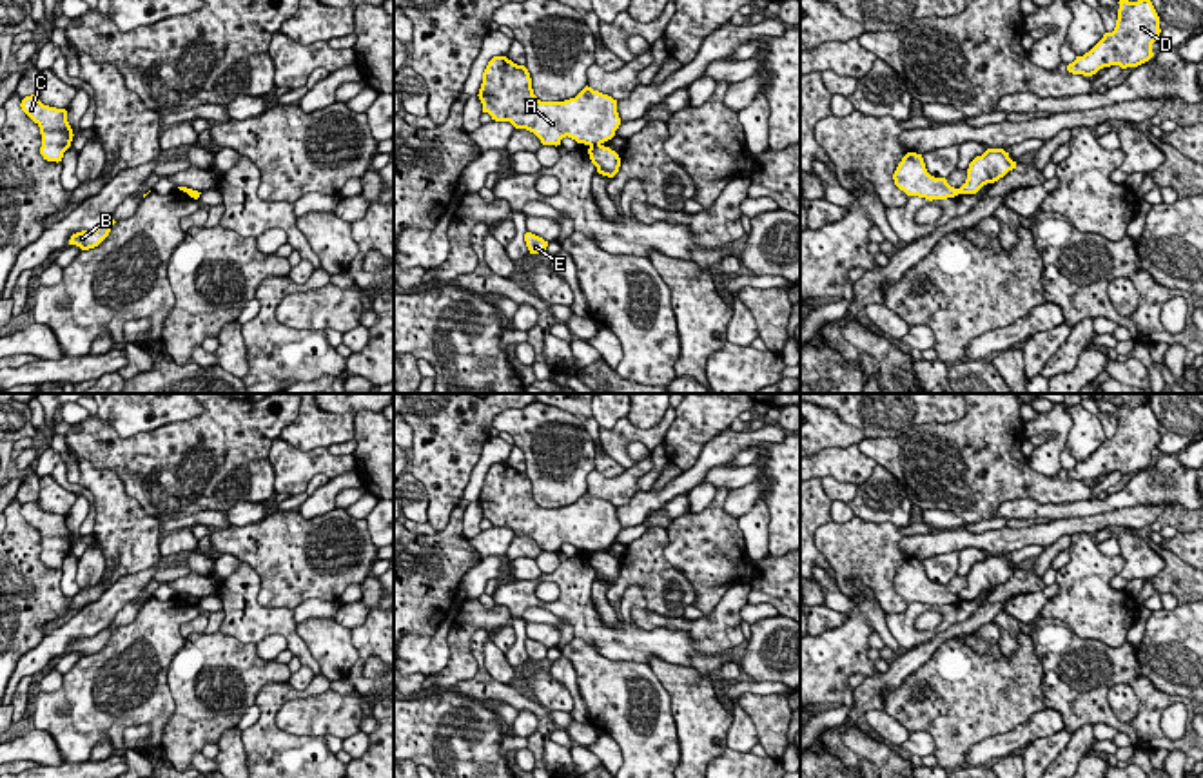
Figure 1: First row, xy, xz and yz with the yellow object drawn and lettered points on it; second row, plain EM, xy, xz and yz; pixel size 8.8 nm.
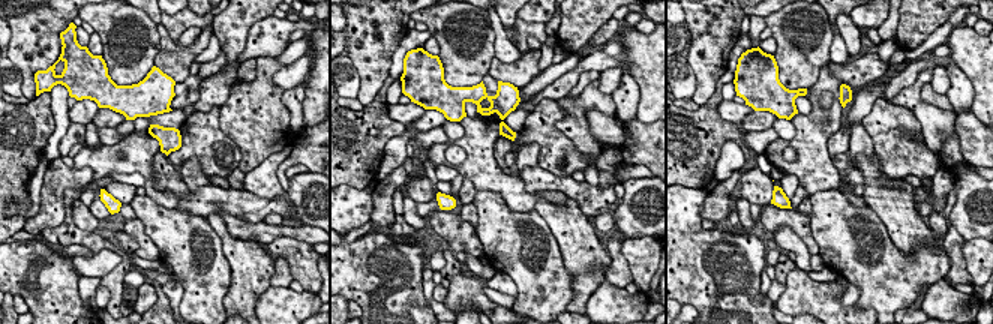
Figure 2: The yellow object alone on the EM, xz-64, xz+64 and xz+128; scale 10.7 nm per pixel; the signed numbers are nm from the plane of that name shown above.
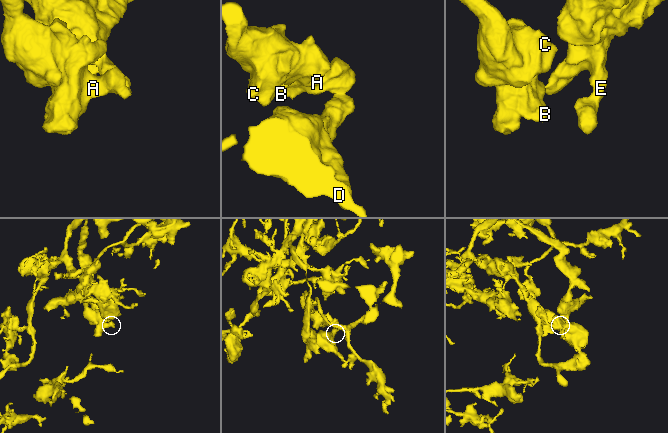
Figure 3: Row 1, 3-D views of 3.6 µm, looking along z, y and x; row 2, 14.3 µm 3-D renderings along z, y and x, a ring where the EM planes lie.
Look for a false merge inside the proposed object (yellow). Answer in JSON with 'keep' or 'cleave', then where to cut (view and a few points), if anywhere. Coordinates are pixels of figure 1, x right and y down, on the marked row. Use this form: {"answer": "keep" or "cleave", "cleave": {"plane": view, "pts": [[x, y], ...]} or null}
{"answer": "cleave", "cleave": {"plane": "xz", "pts": [[590, 144], [599, 145]]}}

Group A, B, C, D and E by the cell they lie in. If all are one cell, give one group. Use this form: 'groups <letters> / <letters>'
groups A B C / D E

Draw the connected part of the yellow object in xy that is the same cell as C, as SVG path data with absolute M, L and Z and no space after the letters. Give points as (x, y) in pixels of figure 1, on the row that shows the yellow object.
M38 94L25 96L20 107L40 127L40 154L44 160L62 161L64 152L71 147L74 136L67 122L67 111L44 105L38 100Z

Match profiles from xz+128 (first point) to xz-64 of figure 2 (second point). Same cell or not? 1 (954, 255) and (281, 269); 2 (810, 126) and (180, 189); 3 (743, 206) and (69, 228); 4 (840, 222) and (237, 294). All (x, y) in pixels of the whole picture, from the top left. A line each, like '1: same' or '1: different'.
1: same
2: different
3: different
4: different

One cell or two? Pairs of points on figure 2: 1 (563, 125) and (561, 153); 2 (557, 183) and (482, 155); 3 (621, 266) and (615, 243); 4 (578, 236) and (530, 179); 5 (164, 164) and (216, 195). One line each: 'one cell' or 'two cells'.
1: two cells
2: two cells
3: one cell
4: two cells
5: two cells

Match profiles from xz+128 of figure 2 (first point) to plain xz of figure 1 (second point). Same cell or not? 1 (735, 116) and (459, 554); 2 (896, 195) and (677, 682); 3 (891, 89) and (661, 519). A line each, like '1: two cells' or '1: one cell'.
1: two cells
2: one cell
3: two cells

